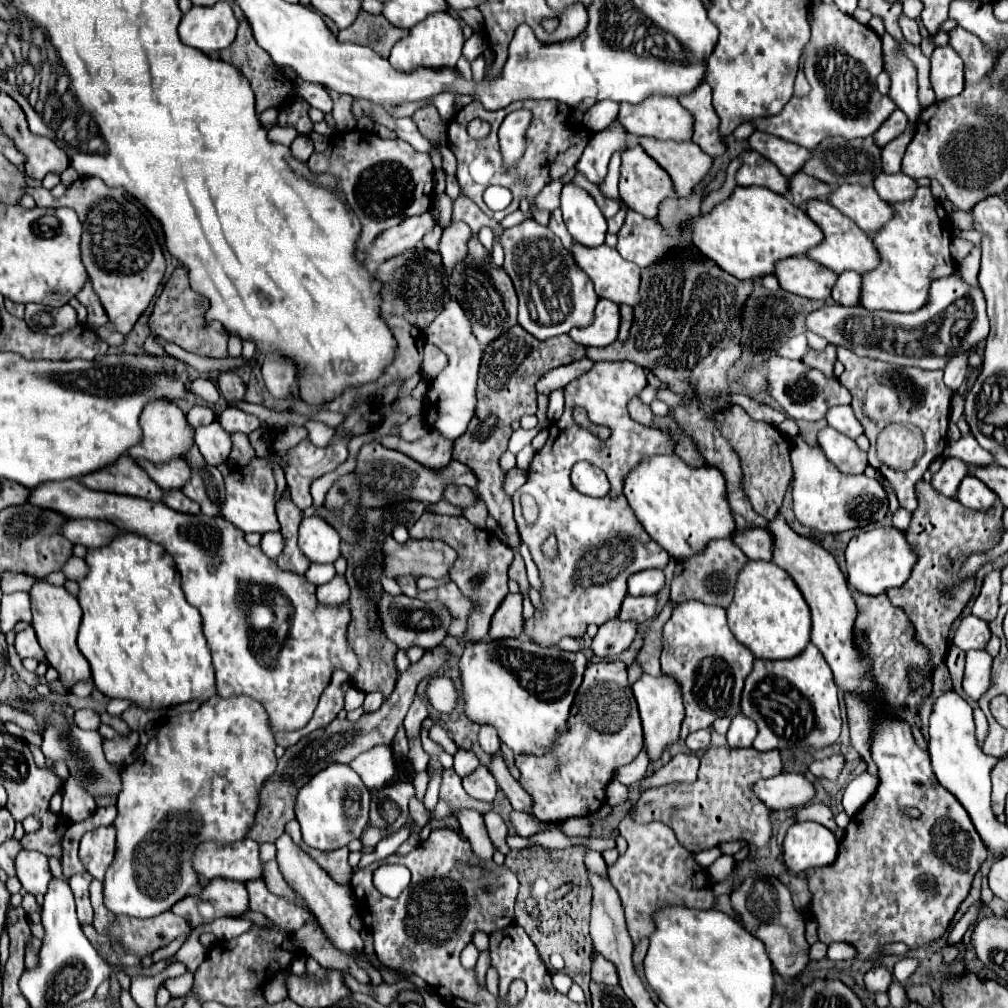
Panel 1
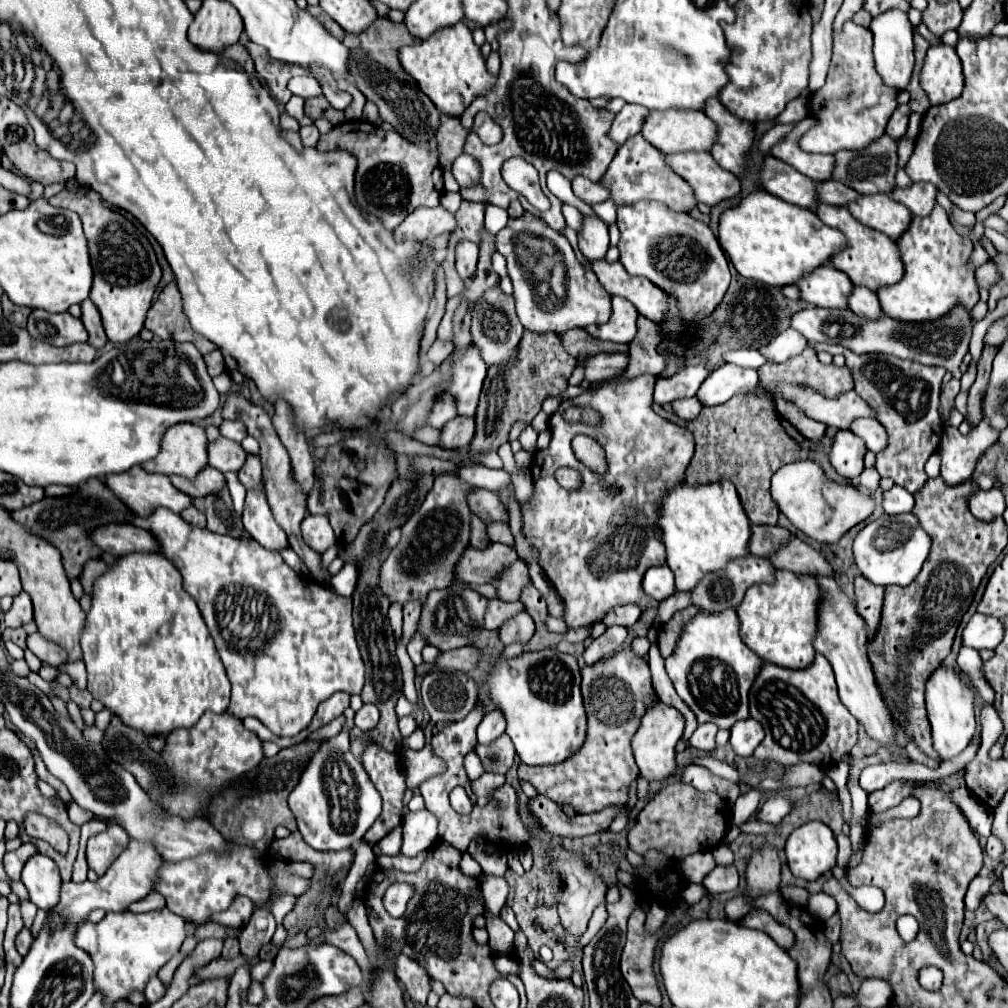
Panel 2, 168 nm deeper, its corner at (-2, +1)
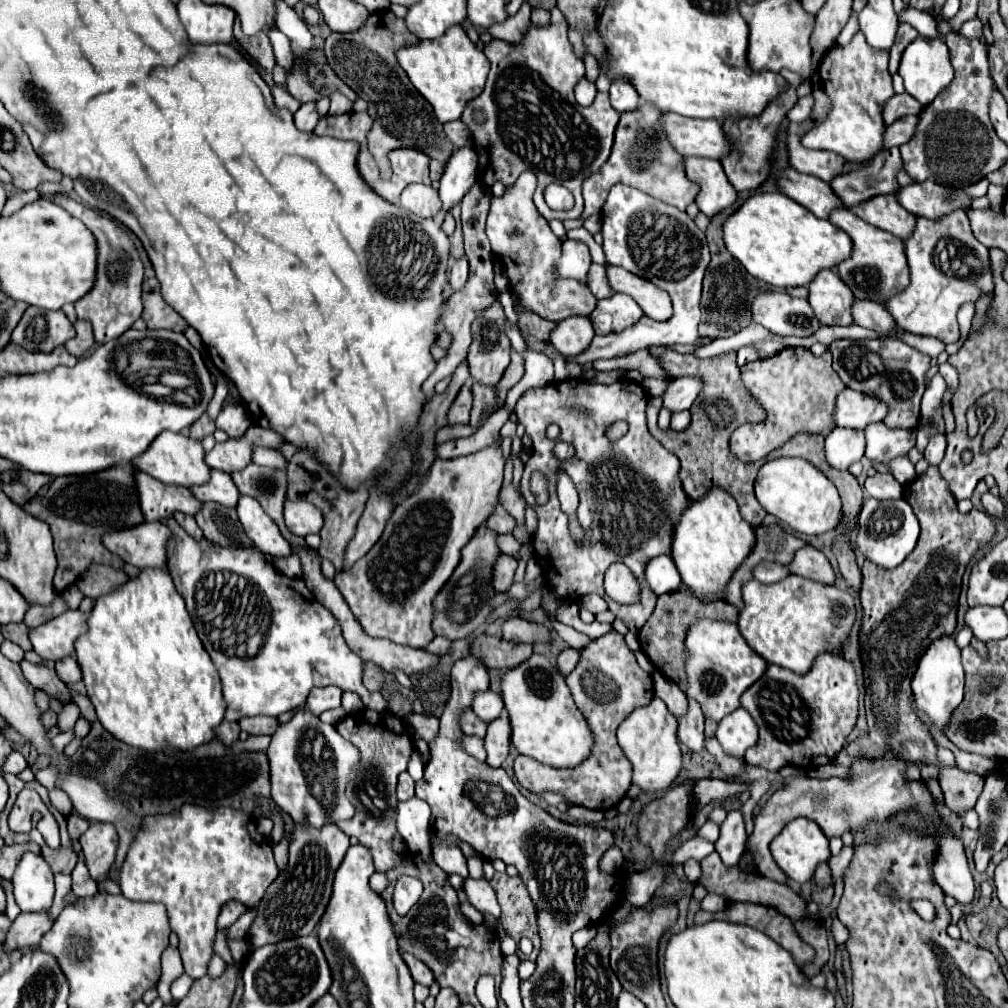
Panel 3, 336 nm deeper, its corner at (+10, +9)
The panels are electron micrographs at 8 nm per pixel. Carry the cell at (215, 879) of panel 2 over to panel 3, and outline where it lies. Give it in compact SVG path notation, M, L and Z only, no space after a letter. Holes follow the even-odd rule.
M184 804L176 814L156 814L142 820L122 864L118 884L128 900L160 902L166 906L170 928L180 940L178 950L182 954L184 972L198 980L206 976L208 964L214 956L216 920L222 906L230 900L238 900L244 906L256 906L278 872L280 870L272 856L272 844L266 836L258 834L252 816L236 808L216 808L212 812L210 808L198 804Z

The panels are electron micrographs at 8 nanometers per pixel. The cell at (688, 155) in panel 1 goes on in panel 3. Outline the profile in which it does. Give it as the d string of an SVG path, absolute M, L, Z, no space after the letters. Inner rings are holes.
M686 158L686 174L690 180L700 184L696 204L708 218L736 202L736 190L730 186L720 162L708 158Z

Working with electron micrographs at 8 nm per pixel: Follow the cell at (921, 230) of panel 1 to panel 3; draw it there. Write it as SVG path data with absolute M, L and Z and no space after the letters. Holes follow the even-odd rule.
M956 210L950 216L944 216L940 222L928 222L926 218L918 218L914 234L906 240L906 256L910 266L910 286L898 296L890 298L886 308L894 316L896 324L912 334L934 336L948 342L958 342L960 326L956 322L956 312L964 302L976 302L982 294L994 292L992 268L988 258L988 248L980 244L968 224L966 212ZM936 248L938 248L938 266L952 266L952 262L976 262L974 272L958 272L956 276L944 274L936 268Z

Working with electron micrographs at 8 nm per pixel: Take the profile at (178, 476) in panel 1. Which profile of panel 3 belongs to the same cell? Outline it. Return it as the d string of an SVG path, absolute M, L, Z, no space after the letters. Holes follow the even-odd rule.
M212 470L212 478L208 484L192 488L192 494L196 494L200 502L218 502L228 508L236 508L240 498L240 492L236 484L232 482L232 476L218 470Z

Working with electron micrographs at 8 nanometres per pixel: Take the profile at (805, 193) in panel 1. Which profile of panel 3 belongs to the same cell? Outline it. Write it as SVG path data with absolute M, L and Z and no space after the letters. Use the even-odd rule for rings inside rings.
M888 148L876 154L860 168L836 176L830 186L846 206L856 206L878 194L898 194L900 186L896 174L902 170L898 148Z

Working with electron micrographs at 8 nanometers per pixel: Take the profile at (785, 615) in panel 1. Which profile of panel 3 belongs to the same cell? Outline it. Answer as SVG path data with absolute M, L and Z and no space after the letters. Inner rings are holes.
M794 574L776 584L750 580L744 584L742 594L744 608L738 628L746 642L770 664L788 668L796 674L806 674L818 654L842 652L856 620L854 598L848 592Z

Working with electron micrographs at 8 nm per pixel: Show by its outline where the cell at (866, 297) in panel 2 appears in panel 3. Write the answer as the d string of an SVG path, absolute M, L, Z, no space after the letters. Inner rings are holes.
M854 302L854 322L862 328L870 328L878 334L898 334L896 320L878 302Z

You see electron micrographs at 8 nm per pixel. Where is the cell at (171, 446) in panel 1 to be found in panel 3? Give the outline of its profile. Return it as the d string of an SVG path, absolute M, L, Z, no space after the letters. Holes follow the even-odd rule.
M170 432L160 434L160 438L156 438L156 442L152 442L152 446L142 456L134 458L132 464L138 466L138 470L158 478L164 484L192 488L210 480L210 466L204 462L202 444L196 440L190 440L184 434L170 434Z

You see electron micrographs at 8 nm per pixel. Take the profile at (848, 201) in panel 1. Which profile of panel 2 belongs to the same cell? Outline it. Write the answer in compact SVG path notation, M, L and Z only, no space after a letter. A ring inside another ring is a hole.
M888 194L860 196L852 200L846 208L854 218L858 218L858 222L878 232L884 232L892 240L900 238L912 218L912 212L906 206L894 202Z

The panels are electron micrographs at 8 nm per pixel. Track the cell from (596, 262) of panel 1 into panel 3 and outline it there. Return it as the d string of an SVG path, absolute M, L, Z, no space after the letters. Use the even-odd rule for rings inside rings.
M608 266L606 274L612 290L632 296L648 318L658 322L666 322L668 318L672 318L672 302L666 290L628 270L620 270L618 266Z

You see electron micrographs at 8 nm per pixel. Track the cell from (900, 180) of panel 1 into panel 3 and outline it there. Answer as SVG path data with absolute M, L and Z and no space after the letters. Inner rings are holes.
M932 180L904 186L898 194L898 200L908 212L932 222L938 222L954 210L970 208L970 198L962 188L946 188Z

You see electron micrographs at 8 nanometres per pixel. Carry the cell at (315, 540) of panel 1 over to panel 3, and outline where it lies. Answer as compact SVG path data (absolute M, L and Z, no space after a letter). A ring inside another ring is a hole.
M284 502L284 522L286 528L296 534L296 536L306 536L306 534L316 534L320 532L322 518L320 510L312 506L310 502Z

